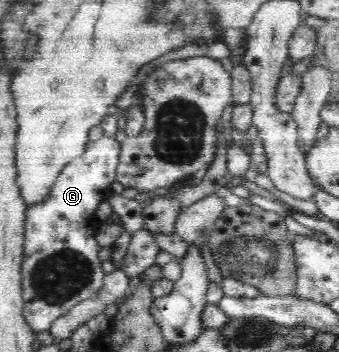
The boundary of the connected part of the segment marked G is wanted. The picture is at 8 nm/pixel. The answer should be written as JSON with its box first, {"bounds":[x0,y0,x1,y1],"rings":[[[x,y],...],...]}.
{"bounds":[21,138,121,333],"rings":[[[101,138],[94,142],[88,142],[87,147],[83,156],[74,159],[70,164],[67,164],[61,170],[59,176],[53,183],[53,186],[49,188],[49,194],[41,200],[41,202],[35,202],[28,206],[28,210],[25,216],[24,222],[24,242],[23,242],[23,256],[21,263],[21,296],[22,296],[22,315],[24,316],[25,322],[29,325],[30,330],[34,333],[44,333],[51,326],[52,322],[61,316],[65,316],[67,312],[70,312],[72,308],[79,307],[79,304],[87,302],[87,300],[93,300],[93,298],[99,298],[99,294],[103,292],[103,286],[105,286],[105,273],[102,270],[102,261],[99,260],[97,254],[99,254],[100,246],[97,246],[95,241],[95,233],[101,222],[95,217],[95,210],[98,205],[107,199],[111,194],[110,185],[116,182],[116,172],[120,162],[120,150],[121,150],[121,138]]]}

